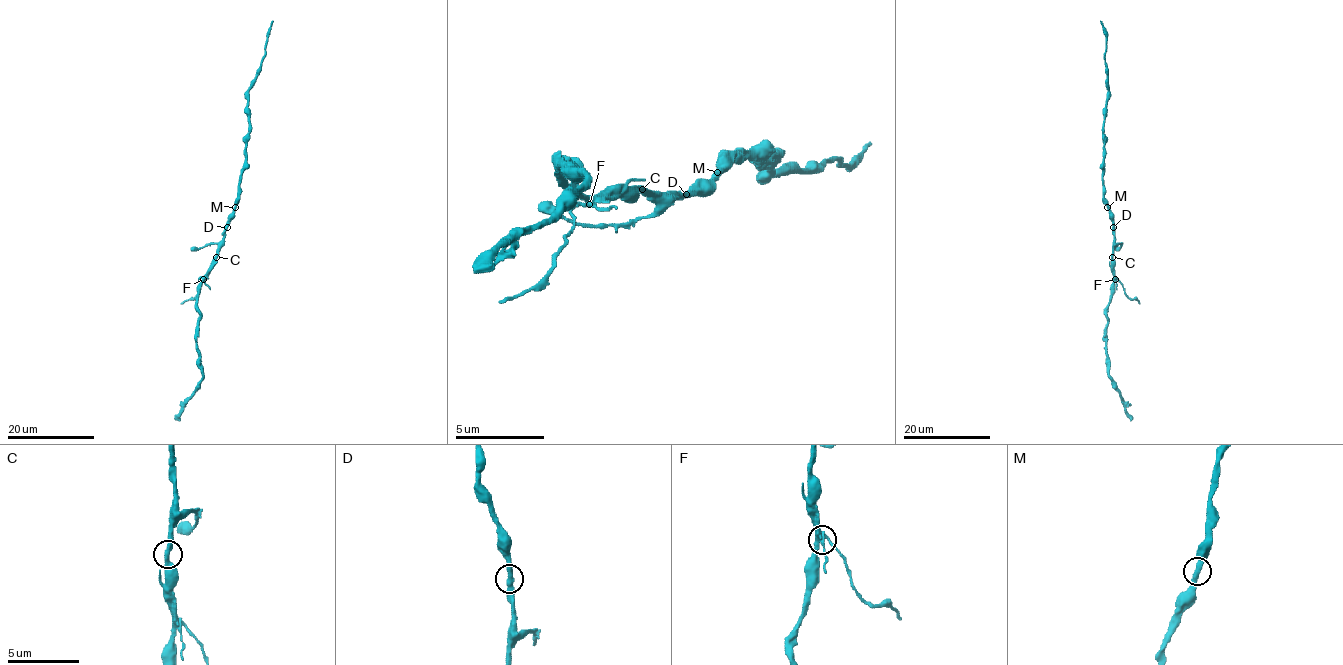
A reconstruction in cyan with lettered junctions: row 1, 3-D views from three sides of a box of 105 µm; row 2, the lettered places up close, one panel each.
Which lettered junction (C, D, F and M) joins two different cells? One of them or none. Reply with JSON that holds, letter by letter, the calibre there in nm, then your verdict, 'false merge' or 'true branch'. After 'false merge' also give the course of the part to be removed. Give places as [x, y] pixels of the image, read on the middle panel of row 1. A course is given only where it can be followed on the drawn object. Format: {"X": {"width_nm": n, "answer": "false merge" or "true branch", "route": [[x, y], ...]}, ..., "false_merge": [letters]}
{"C": {"width_nm": 360, "answer": "true branch"}, "D": {"width_nm": 380, "answer": "true branch"}, "F": {"width_nm": 340, "answer": "false merge", "route": [[588, 203], [579, 203], [570, 212], [575, 225], [566, 247], [548, 269], [526, 292], [499, 301]]}, "M": {"width_nm": 360, "answer": "true branch"}, "false_merge": ["F"]}

